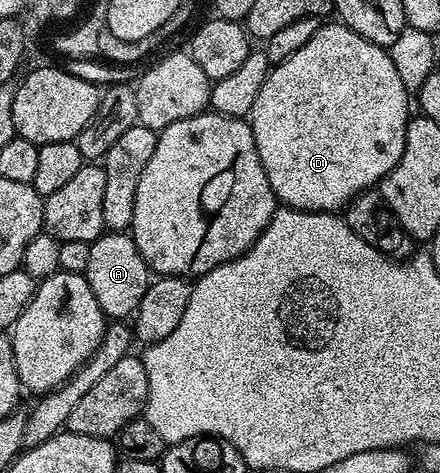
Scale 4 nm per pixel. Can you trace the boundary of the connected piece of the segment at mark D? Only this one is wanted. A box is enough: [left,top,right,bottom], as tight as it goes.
[250,20,410,212]

